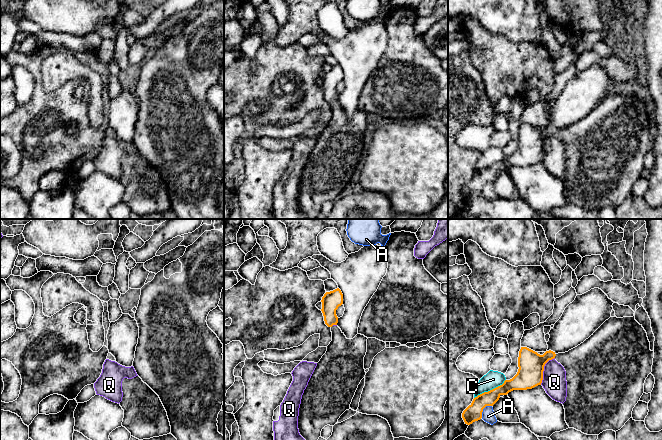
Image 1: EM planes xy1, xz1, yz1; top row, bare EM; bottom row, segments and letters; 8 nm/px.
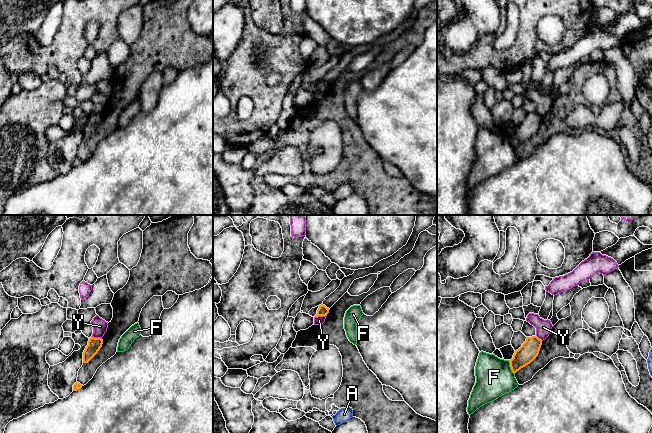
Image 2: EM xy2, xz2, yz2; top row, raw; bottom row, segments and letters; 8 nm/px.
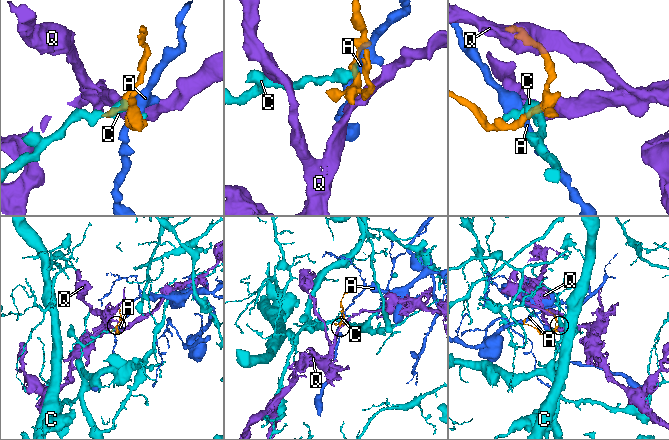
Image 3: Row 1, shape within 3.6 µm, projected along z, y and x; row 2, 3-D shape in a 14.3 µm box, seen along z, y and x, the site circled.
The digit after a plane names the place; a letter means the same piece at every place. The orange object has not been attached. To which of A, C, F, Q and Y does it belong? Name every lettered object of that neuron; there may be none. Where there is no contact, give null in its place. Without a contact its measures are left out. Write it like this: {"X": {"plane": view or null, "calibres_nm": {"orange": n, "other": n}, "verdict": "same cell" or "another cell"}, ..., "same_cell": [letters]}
{"A": {"plane": "yz1", "calibres_nm": {"orange": 140, "other": 100}, "verdict": "another cell"}, "C": {"plane": "yz1", "calibres_nm": {"orange": 140, "other": 140}, "verdict": "another cell"}, "F": {"plane": "yz2", "calibres_nm": {"orange": 150, "other": 300}, "verdict": "another cell"}, "Q": {"plane": "yz1", "calibres_nm": {"orange": 200, "other": 190}, "verdict": "another cell"}, "Y": {"plane": "xy2", "calibres_nm": {"orange": 110, "other": 120}, "verdict": "another cell"}, "same_cell": []}

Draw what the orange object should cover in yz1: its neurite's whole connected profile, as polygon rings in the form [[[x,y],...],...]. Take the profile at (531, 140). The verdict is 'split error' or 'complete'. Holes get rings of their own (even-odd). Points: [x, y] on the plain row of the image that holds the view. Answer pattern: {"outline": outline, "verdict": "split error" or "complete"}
{"outline": [[[635,89],[633,93],[623,93],[623,94],[617,94],[616,92],[610,93],[588,115],[586,115],[583,119],[581,119],[577,123],[569,126],[568,128],[556,130],[555,128],[549,126],[549,127],[546,127],[543,131],[540,131],[537,128],[527,123],[521,123],[519,127],[519,133],[518,133],[519,145],[518,145],[517,150],[512,155],[505,156],[502,161],[475,173],[472,179],[463,187],[462,194],[465,200],[470,201],[475,197],[480,196],[482,194],[483,185],[486,182],[493,182],[499,176],[501,171],[507,171],[509,168],[513,166],[527,166],[527,165],[532,165],[538,161],[541,161],[542,156],[543,156],[543,147],[544,147],[545,140],[549,136],[555,135],[558,139],[560,139],[564,143],[566,147],[567,173],[566,173],[566,177],[563,179],[563,182],[565,185],[565,197],[567,201],[569,202],[569,204],[574,204],[587,211],[599,211],[600,209],[606,206],[613,206],[616,208],[620,206],[625,201],[625,199],[632,193],[633,184],[638,179],[638,177],[640,176],[641,172],[644,169],[645,156],[648,153],[648,151],[651,150],[652,148],[653,134],[654,134],[654,127],[650,126],[650,118],[648,116],[647,109],[642,103],[642,101],[640,101],[635,96]]], "verdict": "split error"}

